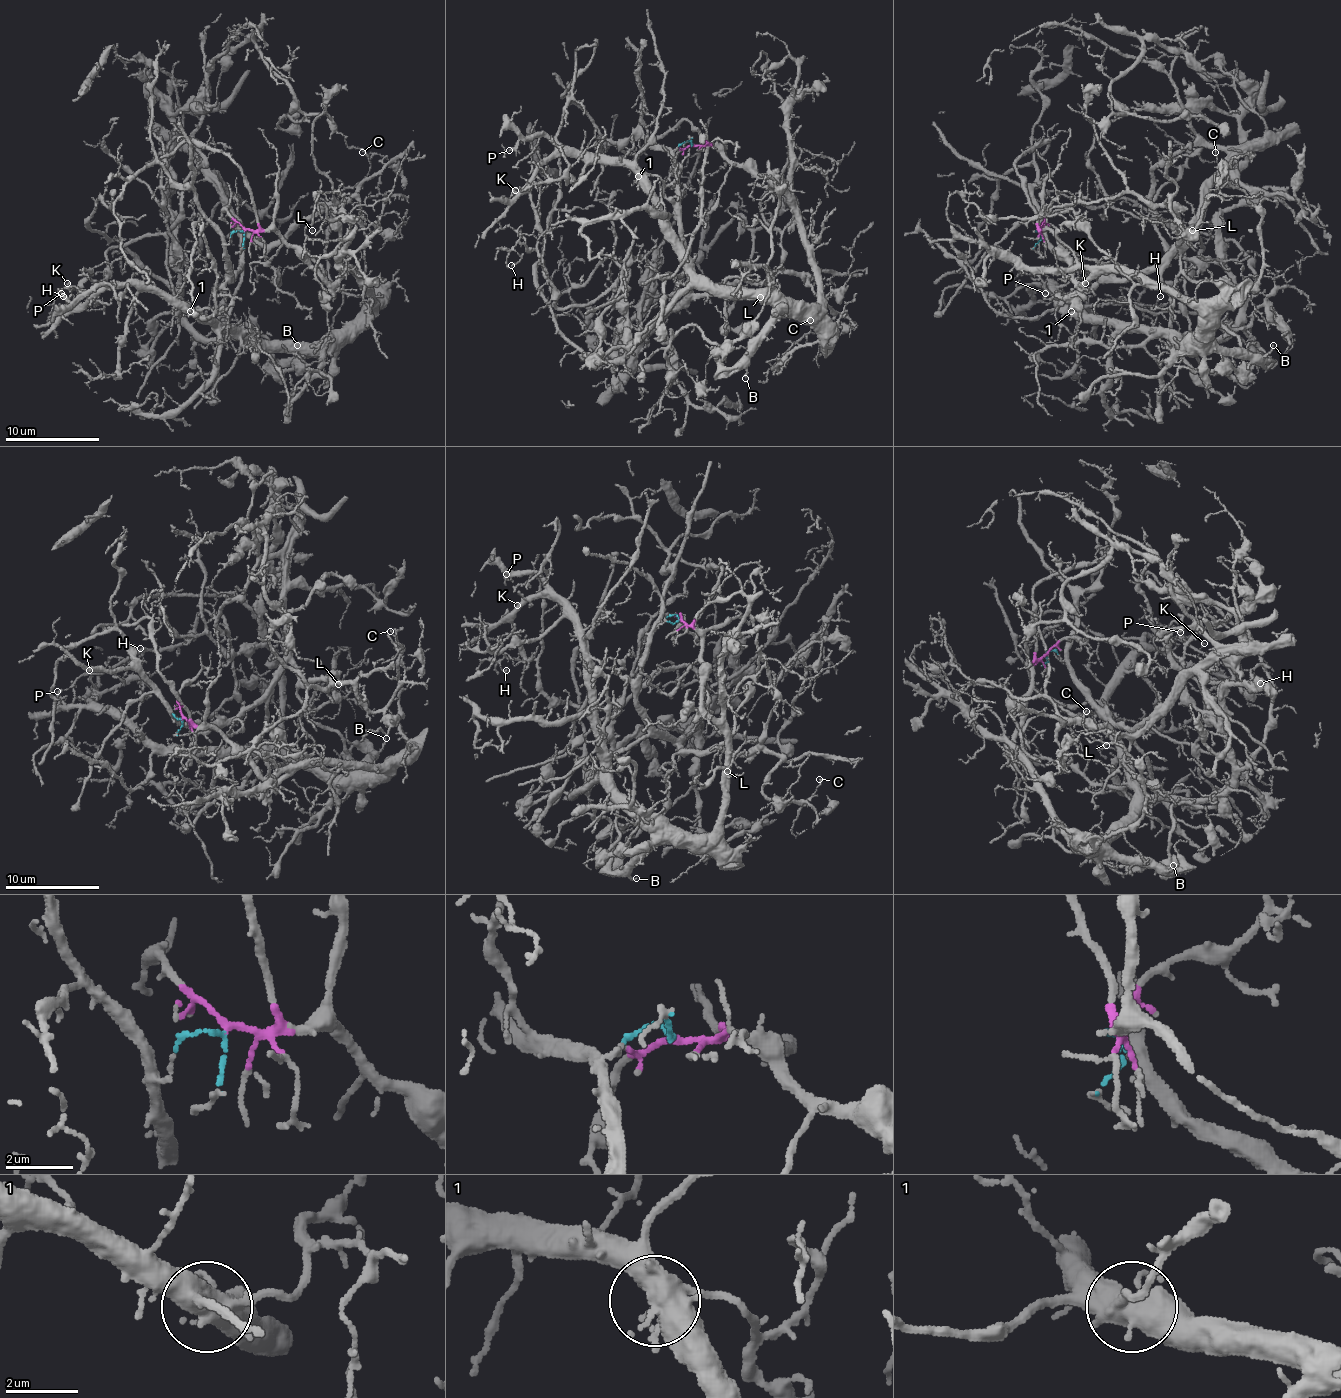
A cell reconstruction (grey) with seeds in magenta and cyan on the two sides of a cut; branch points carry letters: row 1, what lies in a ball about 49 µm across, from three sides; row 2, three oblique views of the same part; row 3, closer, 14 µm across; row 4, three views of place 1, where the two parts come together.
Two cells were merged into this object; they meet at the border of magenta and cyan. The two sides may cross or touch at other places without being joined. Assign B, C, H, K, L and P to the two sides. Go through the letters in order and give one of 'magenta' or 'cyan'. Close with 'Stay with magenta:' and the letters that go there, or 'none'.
B: magenta
C: magenta
H: cyan
K: magenta
L: cyan
P: magenta
Stay with magenta: B, C, K, P

